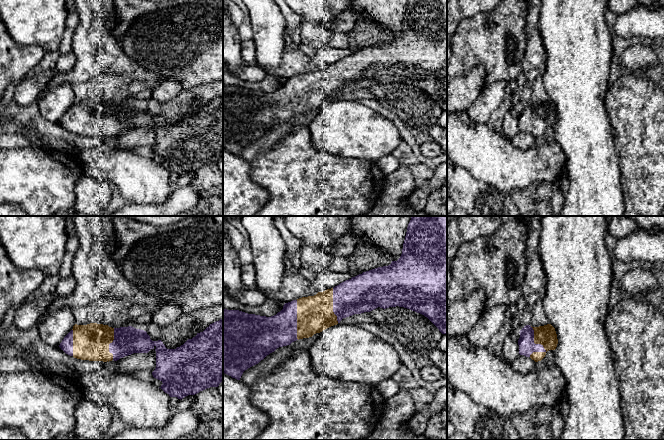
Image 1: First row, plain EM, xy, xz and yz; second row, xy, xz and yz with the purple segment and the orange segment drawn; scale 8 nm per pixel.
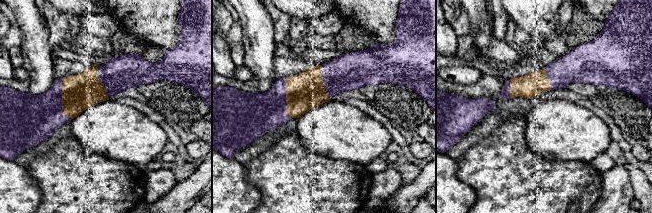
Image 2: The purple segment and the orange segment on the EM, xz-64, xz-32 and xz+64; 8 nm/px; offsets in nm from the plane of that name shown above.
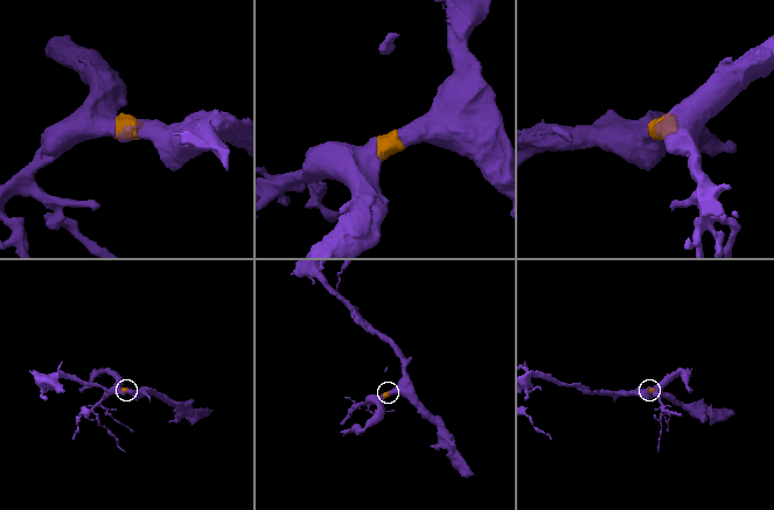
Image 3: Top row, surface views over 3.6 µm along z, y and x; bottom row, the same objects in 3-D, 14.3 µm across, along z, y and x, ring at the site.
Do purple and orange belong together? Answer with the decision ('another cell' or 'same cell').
same cell

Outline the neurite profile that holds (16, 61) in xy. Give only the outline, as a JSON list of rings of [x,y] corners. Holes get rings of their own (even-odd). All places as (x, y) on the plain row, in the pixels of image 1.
[[[0,18],[0,103],[6,89],[18,84],[39,64],[45,53],[40,46],[24,46],[14,41]]]

